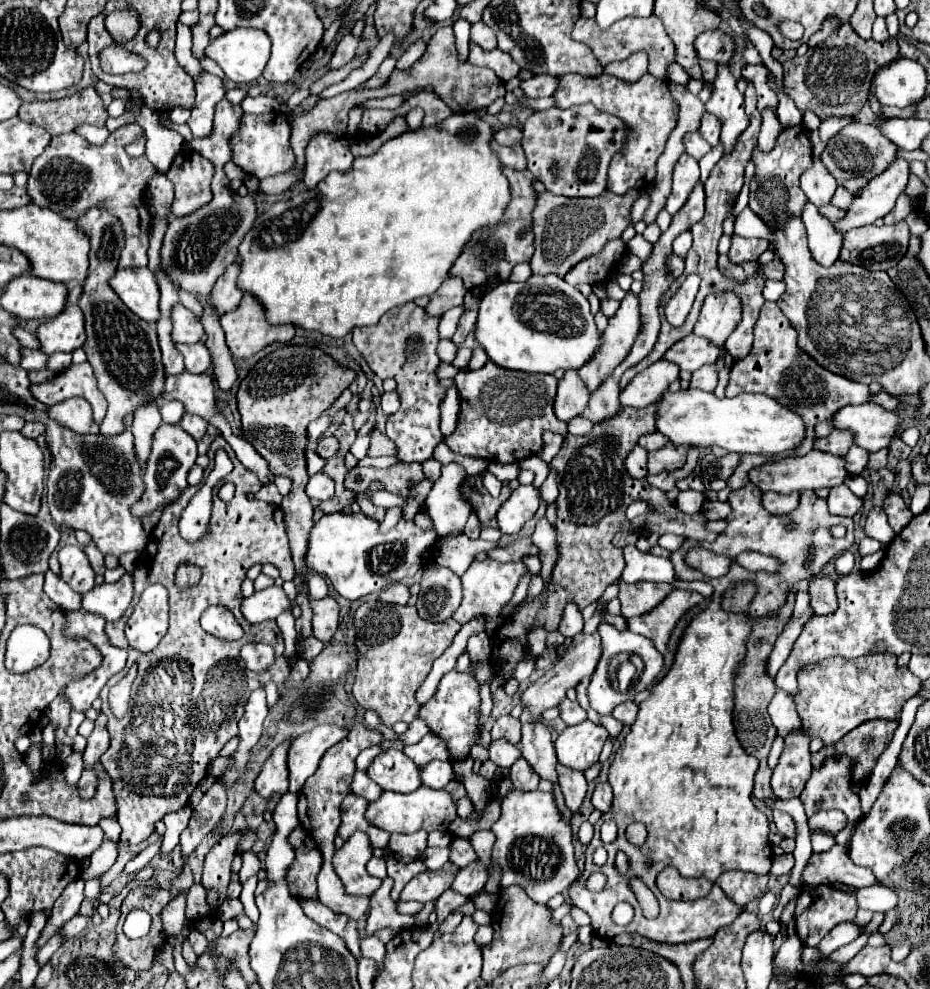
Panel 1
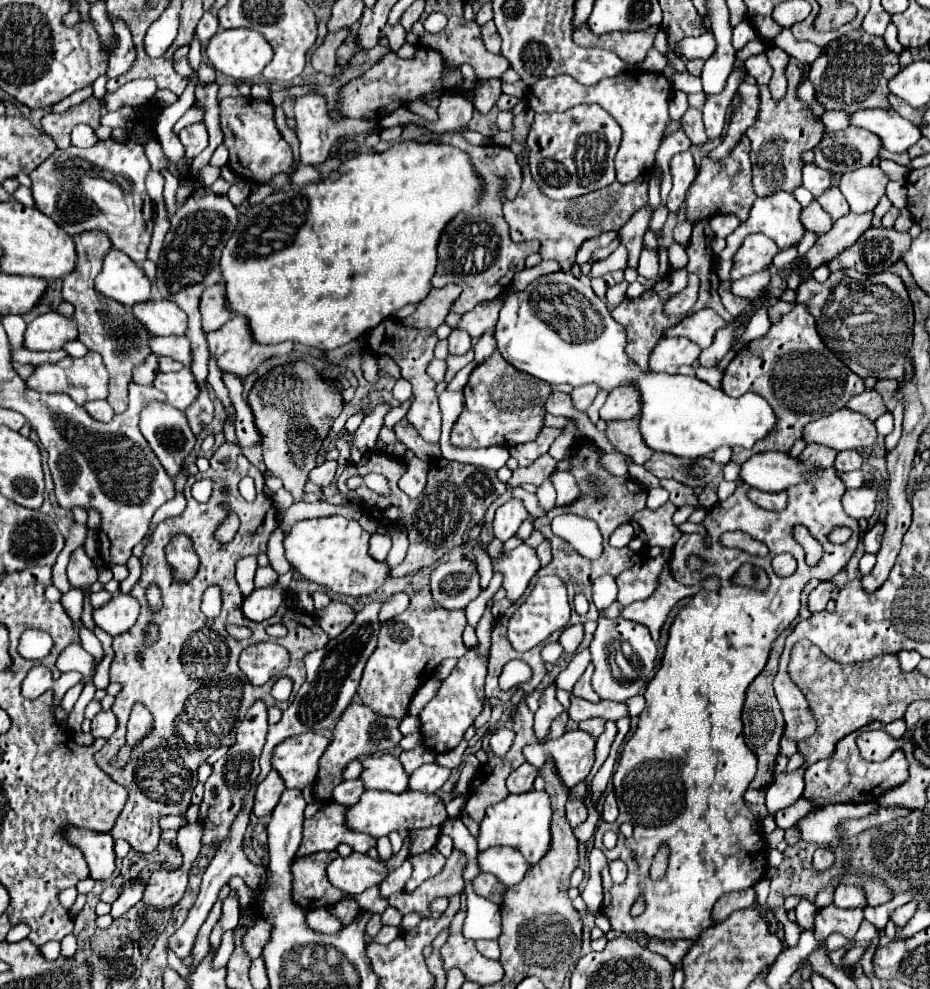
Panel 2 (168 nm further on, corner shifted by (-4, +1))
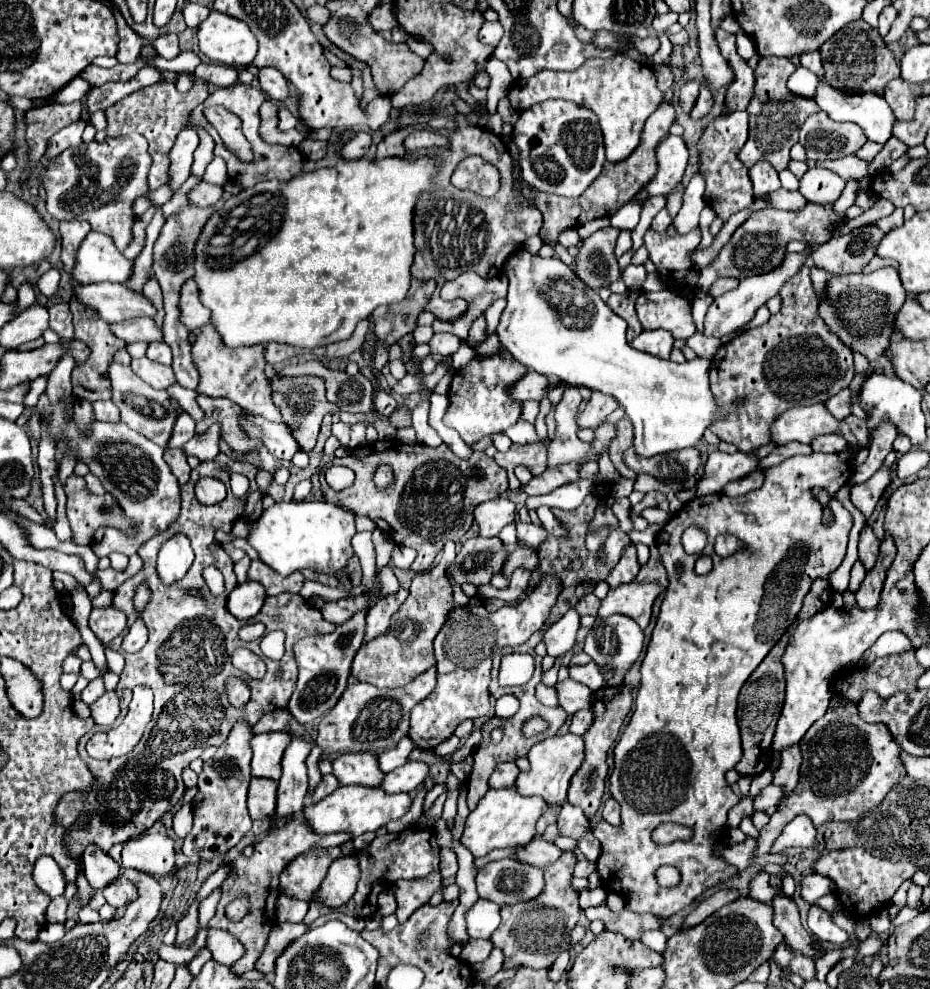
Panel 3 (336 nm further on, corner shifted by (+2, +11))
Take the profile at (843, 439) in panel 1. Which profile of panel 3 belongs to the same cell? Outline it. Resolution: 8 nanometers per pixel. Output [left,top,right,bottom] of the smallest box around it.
[759,442,813,470]

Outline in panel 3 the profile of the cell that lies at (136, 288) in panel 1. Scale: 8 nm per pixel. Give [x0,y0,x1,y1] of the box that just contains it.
[71,232,133,284]

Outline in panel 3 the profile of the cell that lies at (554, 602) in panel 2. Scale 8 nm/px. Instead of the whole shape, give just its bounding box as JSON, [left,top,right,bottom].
[409,576,561,750]

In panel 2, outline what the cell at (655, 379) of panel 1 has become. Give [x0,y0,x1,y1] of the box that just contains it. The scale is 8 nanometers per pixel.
[601,384,641,420]

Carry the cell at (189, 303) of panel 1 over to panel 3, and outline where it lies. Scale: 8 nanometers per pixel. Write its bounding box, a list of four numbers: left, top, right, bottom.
[183,424,219,462]

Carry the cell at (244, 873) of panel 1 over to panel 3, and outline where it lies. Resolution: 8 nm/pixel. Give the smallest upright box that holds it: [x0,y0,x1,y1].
[159,928,207,964]

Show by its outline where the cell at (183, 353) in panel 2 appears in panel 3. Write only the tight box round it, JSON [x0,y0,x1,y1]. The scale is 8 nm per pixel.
[111,318,163,342]

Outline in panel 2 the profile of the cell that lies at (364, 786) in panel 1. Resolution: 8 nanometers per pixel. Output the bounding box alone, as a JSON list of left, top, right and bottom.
[333,778,365,806]

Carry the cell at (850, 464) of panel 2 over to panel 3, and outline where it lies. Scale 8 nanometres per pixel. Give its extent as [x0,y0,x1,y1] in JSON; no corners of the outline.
[809,434,847,452]

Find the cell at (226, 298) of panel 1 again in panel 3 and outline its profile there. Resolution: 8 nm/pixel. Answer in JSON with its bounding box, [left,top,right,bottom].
[179,280,211,330]

